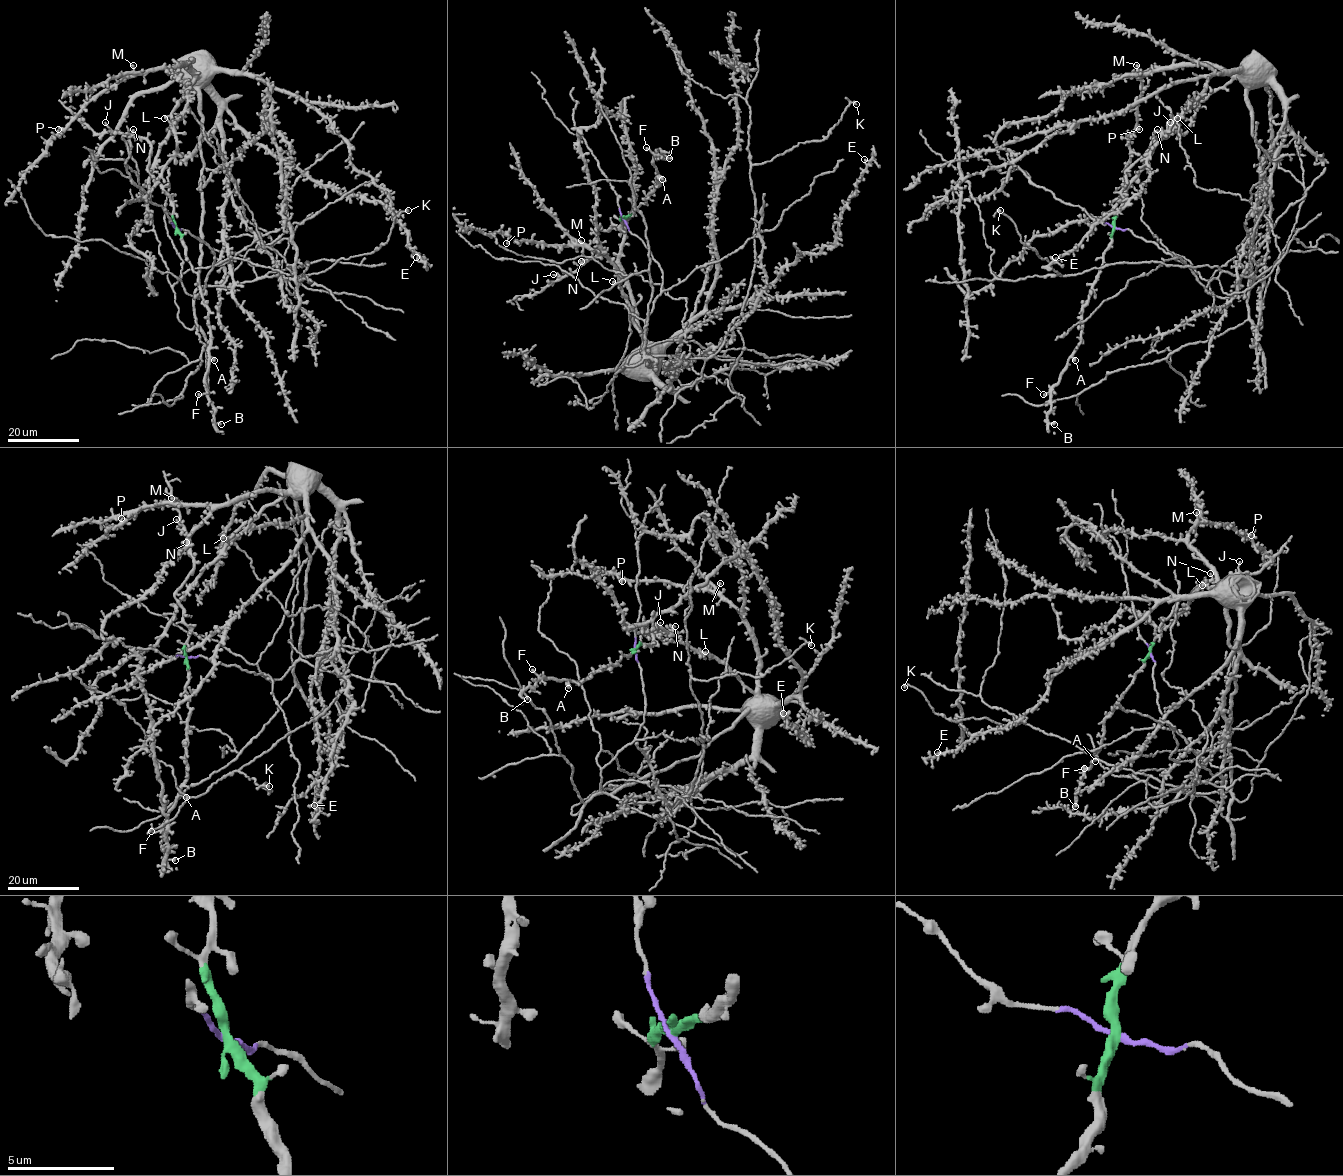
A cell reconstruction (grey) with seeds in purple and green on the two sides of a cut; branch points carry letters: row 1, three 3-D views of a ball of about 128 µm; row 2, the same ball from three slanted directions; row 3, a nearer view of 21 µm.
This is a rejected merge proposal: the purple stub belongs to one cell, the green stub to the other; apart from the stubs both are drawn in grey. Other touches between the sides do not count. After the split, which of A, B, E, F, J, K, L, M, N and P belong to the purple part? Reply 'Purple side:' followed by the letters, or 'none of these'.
Purple side: E, K, L, M, P

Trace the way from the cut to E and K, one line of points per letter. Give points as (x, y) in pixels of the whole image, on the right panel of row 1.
E: (1115, 227), (1213, 295), (1247, 293), (1262, 168), (1241, 72), (1215, 72), (1155, 145), (1142, 189), (1056, 258)
K: (1115, 227), (1151, 241), (1213, 295), (1253, 286), (1254, 278), (1217, 266), (1157, 261), (1063, 276), (1000, 210)

